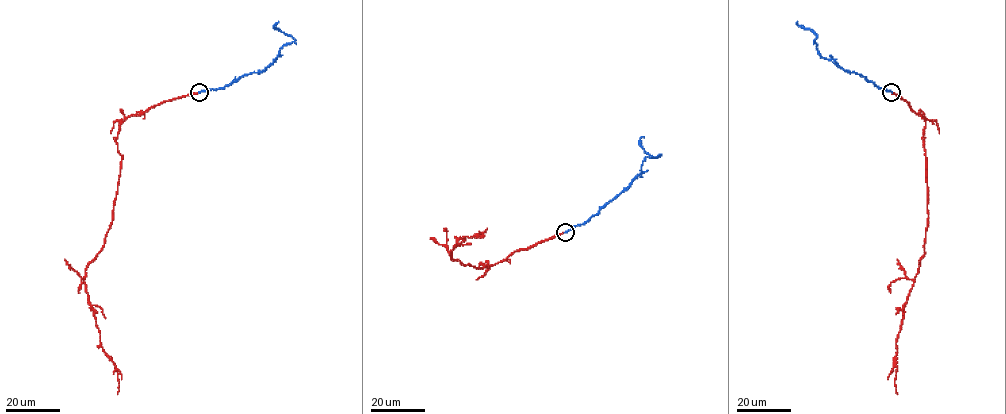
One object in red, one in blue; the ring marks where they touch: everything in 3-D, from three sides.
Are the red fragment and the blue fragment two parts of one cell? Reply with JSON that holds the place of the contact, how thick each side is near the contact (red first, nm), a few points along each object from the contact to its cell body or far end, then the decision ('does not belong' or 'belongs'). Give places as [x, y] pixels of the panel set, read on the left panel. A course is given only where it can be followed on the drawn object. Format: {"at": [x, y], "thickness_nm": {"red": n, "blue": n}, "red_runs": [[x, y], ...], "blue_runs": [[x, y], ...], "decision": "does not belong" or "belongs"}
{"at": [199, 92], "thickness_nm": {"red": 180, "blue": 260}, "red_runs": [[199, 92], [120, 124], [112, 222], [84, 281], [100, 346], [118, 373], [117, 394]], "blue_runs": [[199, 92], [224, 88], [243, 75], [260, 73], [268, 67], [281, 48], [294, 40], [274, 26], [278, 21]], "decision": "does not belong"}

